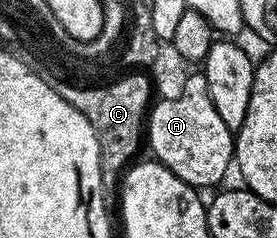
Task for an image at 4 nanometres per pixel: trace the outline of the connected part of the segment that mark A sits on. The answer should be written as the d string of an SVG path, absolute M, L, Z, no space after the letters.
M202 73L188 74L185 89L181 89L177 97L159 99L150 108L145 123L145 139L148 144L151 142L151 151L155 154L152 156L158 162L196 189L217 186L226 177L227 170L232 170L235 135L225 121L221 121Z

